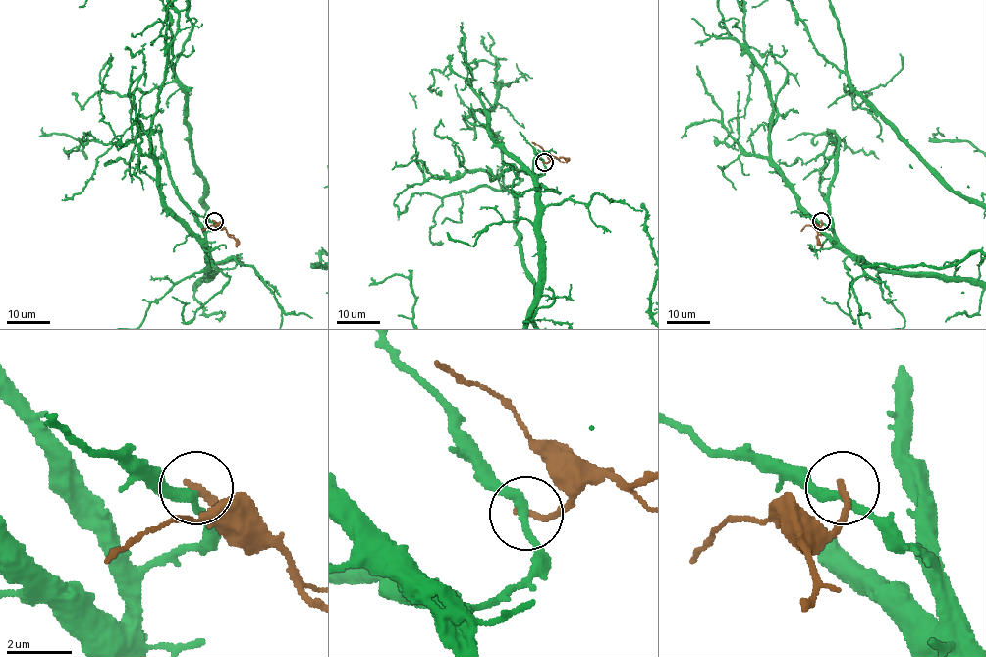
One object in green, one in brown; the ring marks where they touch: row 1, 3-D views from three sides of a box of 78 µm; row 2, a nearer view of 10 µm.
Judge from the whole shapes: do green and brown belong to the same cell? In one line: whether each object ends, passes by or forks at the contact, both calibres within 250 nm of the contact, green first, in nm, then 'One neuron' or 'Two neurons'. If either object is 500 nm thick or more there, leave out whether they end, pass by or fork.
At the ring green passes by. At the ring brown ends. Thickness 280 nm (green) against 240 nm. Two neurons

